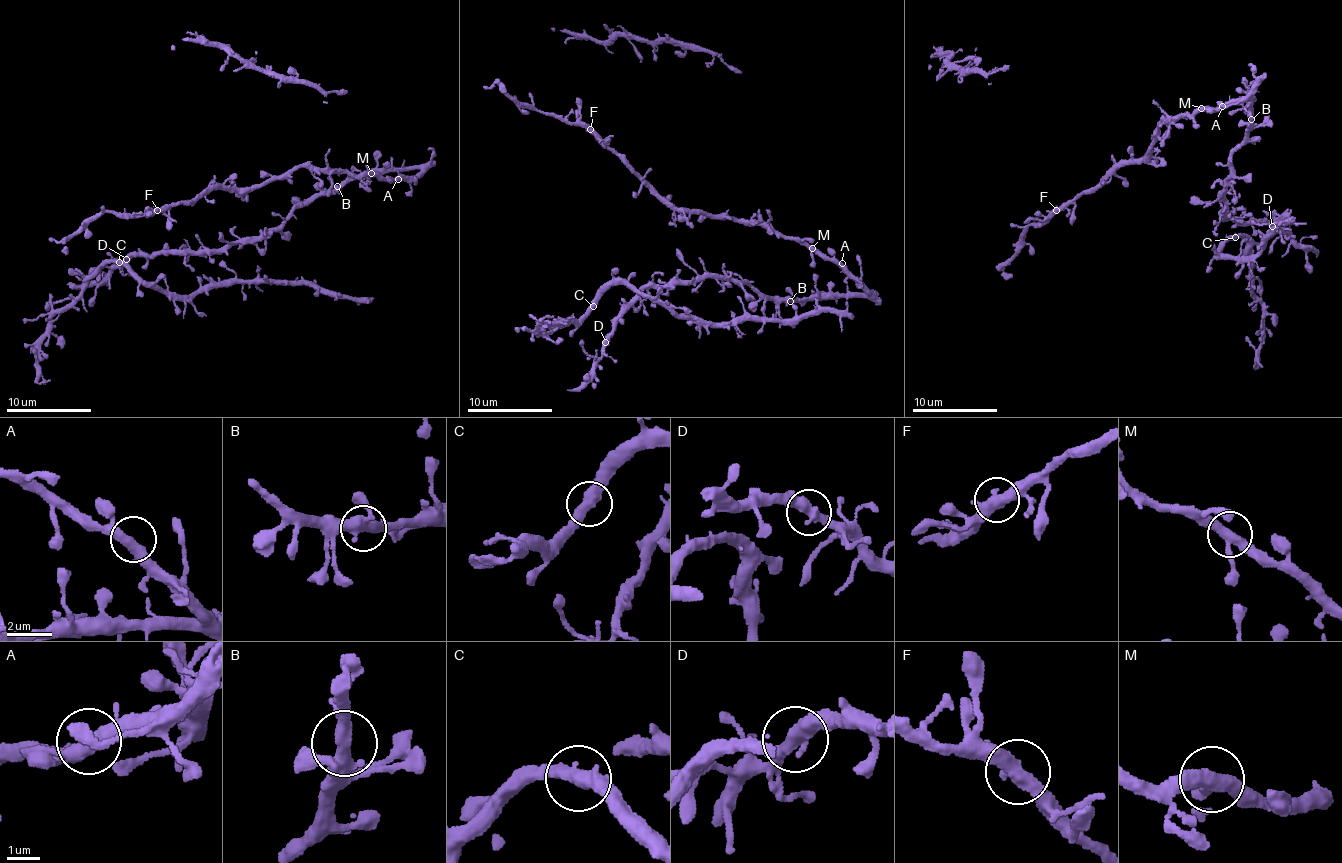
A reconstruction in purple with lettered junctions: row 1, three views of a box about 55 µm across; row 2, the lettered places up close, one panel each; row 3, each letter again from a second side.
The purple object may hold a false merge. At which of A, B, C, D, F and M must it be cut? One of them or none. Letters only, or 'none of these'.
none of these

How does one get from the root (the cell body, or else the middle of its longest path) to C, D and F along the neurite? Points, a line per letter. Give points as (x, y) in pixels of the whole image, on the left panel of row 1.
C: (338, 190), (315, 193), (279, 228), (219, 249), (143, 254), (91, 270), (118, 263)
D: (338, 190), (315, 193), (279, 228), (268, 228), (258, 236), (241, 237), (219, 249), (143, 254), (126, 259)
F: (338, 190), (373, 173), (421, 170), (393, 179), (299, 166), (243, 188), (215, 184), (192, 201), (157, 210)

